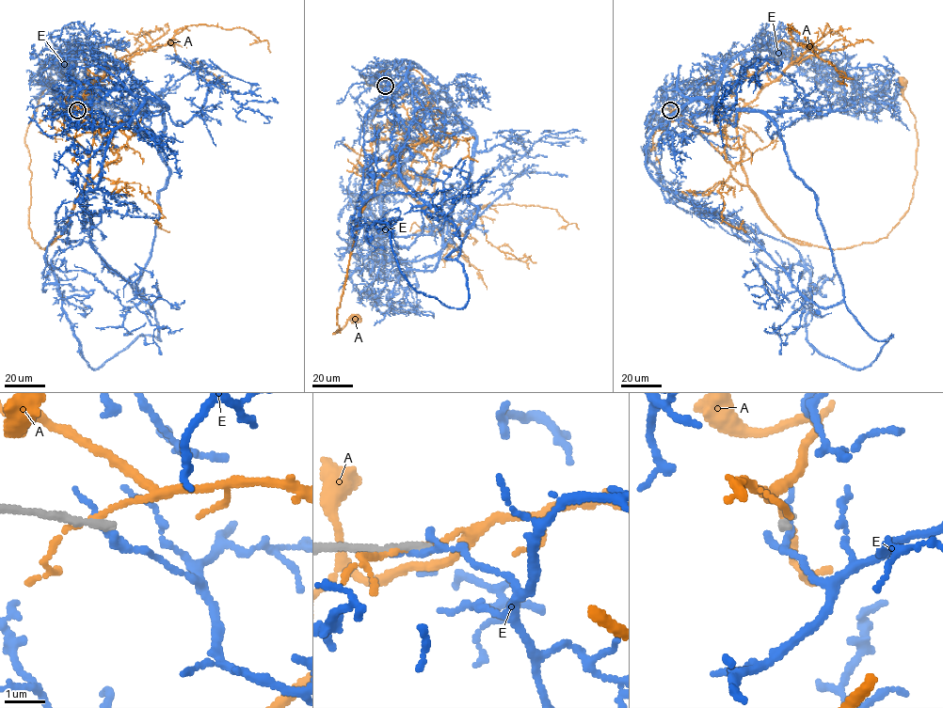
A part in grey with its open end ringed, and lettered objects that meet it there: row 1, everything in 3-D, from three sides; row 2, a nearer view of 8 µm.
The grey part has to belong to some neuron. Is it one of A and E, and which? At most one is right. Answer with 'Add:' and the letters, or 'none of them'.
Add: none of them

